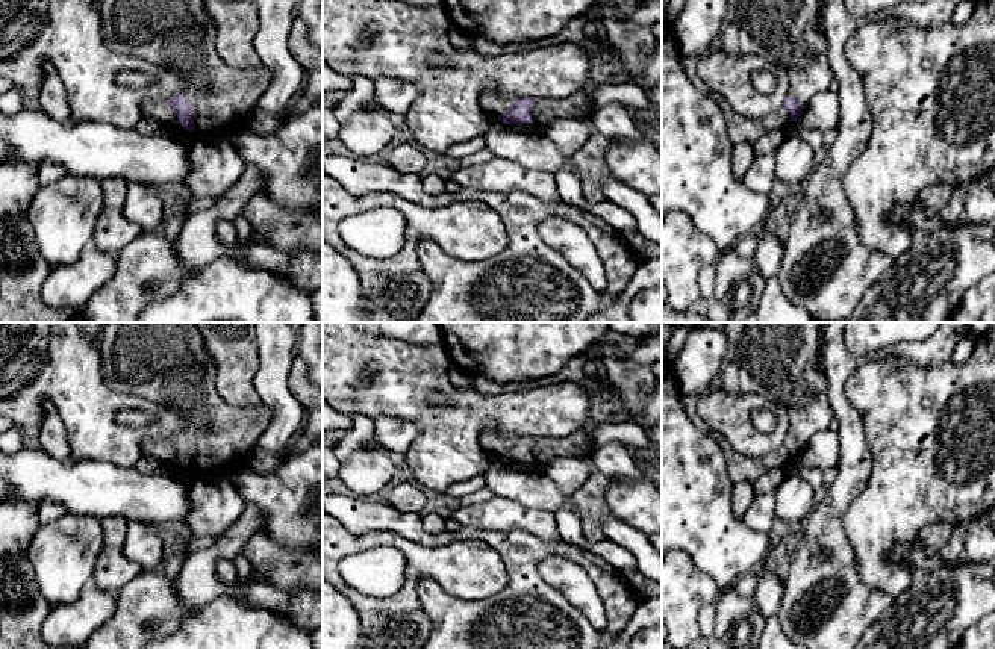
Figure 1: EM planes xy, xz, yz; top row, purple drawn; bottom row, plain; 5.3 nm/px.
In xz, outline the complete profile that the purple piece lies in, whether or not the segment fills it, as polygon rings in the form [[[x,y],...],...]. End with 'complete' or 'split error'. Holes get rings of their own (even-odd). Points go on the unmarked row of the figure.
[[[492,430],[482,431],[480,446],[489,457],[498,457],[526,469],[542,469],[551,457],[569,455],[588,460],[594,451],[589,436],[559,439],[522,436],[513,440]]]; split error

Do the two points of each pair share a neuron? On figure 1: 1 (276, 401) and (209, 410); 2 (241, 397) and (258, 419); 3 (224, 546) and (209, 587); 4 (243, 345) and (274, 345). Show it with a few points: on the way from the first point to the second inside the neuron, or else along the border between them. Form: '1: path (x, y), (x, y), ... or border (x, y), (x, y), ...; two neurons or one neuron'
1: border (262, 403), (270, 410), (270, 422), (259, 434); two neurons
2: border (217, 386), (217, 391), (230, 406), (244, 409); two neurons
3: path (214, 557), (209, 562), (209, 577); one neuron
4: border (256, 338), (258, 371), (252, 380); two neurons

